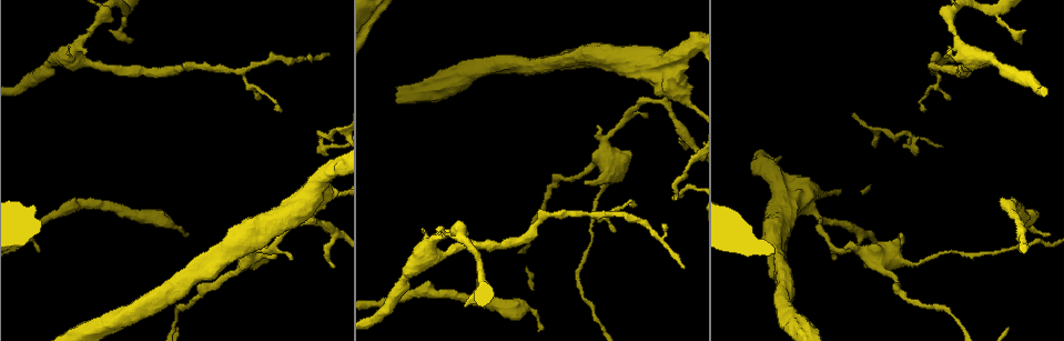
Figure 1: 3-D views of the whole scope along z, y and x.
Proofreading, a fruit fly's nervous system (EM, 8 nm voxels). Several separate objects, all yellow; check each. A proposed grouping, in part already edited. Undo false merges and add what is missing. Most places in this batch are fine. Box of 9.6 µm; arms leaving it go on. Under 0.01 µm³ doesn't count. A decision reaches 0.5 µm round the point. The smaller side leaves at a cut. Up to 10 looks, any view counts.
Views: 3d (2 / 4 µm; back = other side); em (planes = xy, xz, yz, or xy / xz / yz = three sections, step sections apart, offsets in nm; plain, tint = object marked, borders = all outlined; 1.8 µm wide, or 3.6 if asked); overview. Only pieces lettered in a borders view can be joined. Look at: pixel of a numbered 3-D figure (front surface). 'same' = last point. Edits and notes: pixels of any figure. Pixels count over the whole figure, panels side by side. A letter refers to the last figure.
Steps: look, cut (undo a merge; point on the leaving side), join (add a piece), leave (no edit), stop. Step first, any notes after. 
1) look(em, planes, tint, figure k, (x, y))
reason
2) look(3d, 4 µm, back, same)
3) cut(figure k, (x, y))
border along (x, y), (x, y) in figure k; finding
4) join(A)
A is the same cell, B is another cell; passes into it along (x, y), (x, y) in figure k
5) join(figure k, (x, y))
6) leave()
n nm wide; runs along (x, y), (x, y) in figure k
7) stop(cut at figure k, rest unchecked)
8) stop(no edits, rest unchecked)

look(3d, 4 µm, back, figure 1, (807, 207))

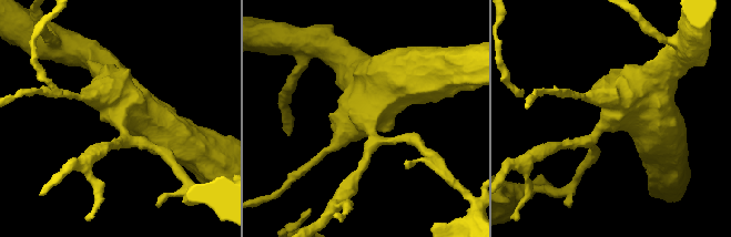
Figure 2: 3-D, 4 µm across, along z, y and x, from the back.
look(em, 3.6 µm, planes, plain, figure 2, (611, 117))
shape alone is not enough

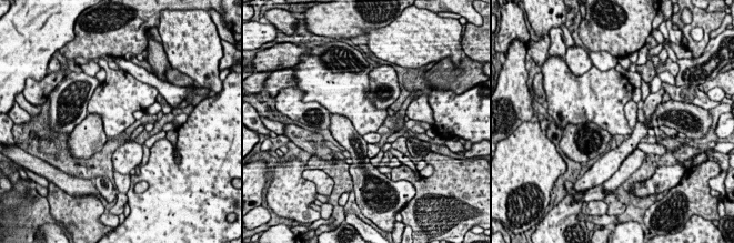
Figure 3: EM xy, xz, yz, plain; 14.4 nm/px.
look(em, 3.6 µm, planes, borders, same)

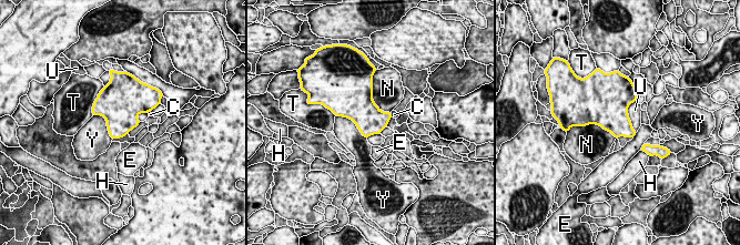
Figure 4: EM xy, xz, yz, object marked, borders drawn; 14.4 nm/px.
leave()
C, E, H, N, T, U and Y are other cells; border along (635, 100), (628, 118), (636, 132) in figure 4; continuous, no second cell

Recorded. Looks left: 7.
look(3d, 2 µm, figure 1, (87, 52))

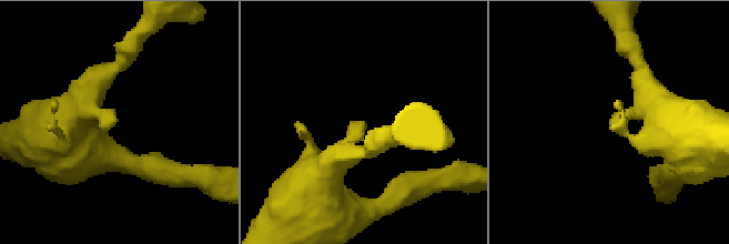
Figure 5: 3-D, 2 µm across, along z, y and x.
look(em, planes, borders, figure 5, (360, 121))
need the tissue

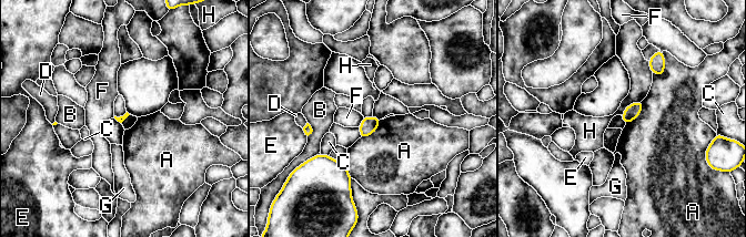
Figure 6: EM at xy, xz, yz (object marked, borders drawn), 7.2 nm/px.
leave()
H touches over 190 nm; A, B, C, D, E, F, G and H are other cells; border along (641, 100), (629, 103), (621, 115) in figure 6; none of them fits

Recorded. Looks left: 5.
look(em, xz, step 16, borders, figure 1, (128, 42))
free end

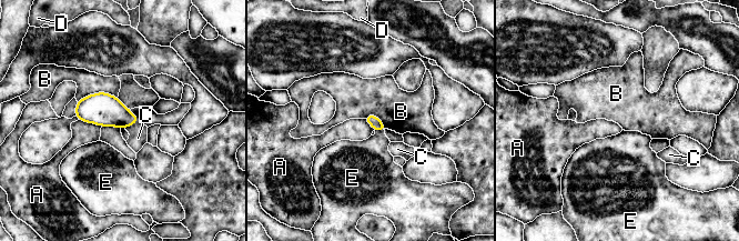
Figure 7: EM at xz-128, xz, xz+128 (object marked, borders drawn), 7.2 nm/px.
look(em, planes, borders, same)

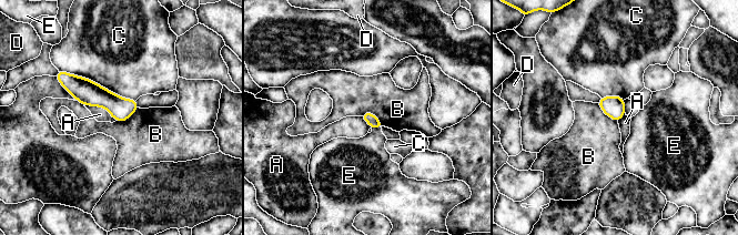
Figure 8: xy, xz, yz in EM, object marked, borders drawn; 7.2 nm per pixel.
leave()
A, B, C, D and E are other cells; border along (360, 115), (371, 112), (383, 125) in figure 8; no lettered piece goes on from it

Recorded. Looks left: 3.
look(em, 3.6 µm, xz, step 8, tint, figure 1, (39, 252))
free end

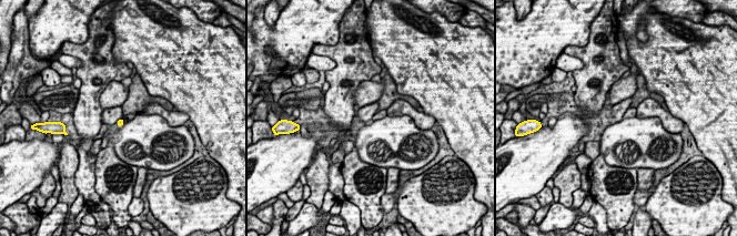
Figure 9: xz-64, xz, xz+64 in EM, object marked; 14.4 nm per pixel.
look(em, 3.6 µm, planes, borders, same)
another direction

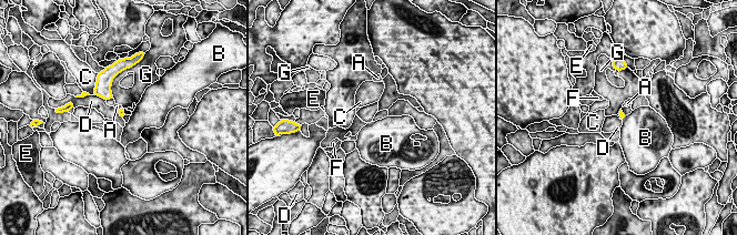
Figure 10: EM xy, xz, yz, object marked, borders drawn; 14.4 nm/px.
leave()
A, B, C, D, E, F and G are other cells; border along (94, 94), (105, 100) in figure 10; none of them fits

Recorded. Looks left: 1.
stop(no edits, rest unchecked)

